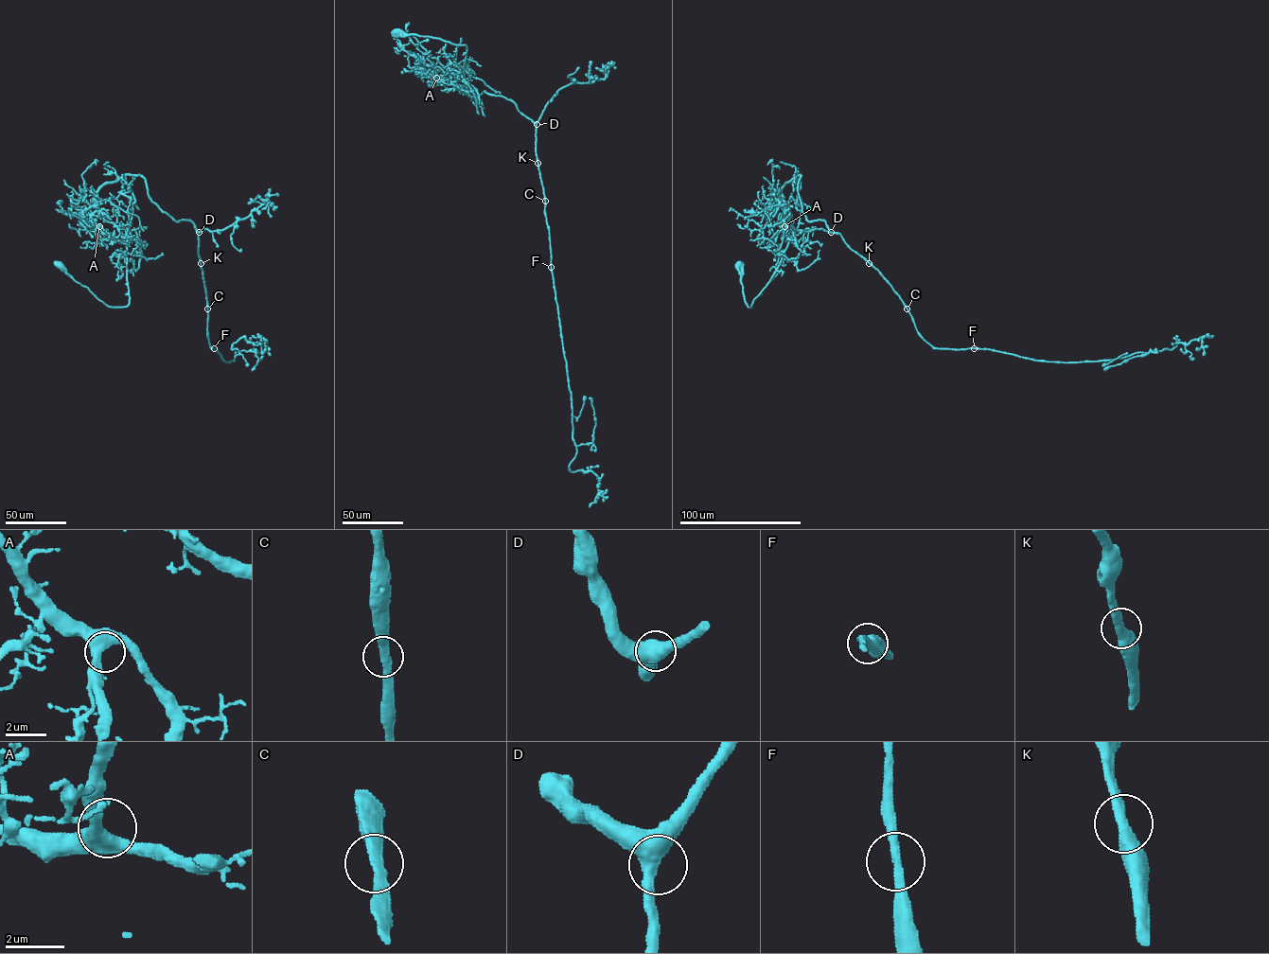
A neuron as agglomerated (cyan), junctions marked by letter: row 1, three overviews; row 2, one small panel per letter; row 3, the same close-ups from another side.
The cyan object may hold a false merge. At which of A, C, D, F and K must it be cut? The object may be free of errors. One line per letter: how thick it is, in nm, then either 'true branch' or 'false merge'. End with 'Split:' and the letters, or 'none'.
A: 500 nm | true branch
C: 340 nm | true branch
D: 650 nm | true branch
F: 320 nm | true branch
K: 480 nm | true branch
Split: none

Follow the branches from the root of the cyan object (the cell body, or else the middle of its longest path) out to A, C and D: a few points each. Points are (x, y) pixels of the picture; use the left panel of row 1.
A: (58, 265), (108, 306), (126, 307), (127, 240), (135, 199), (124, 176), (97, 192), (91, 218), (99, 226)
C: (58, 265), (108, 306), (128, 305), (135, 199), (125, 176), (139, 175), (160, 208), (199, 233), (207, 309)
D: (58, 265), (108, 306), (128, 305), (135, 201), (128, 174), (141, 176), (160, 208), (199, 232)

